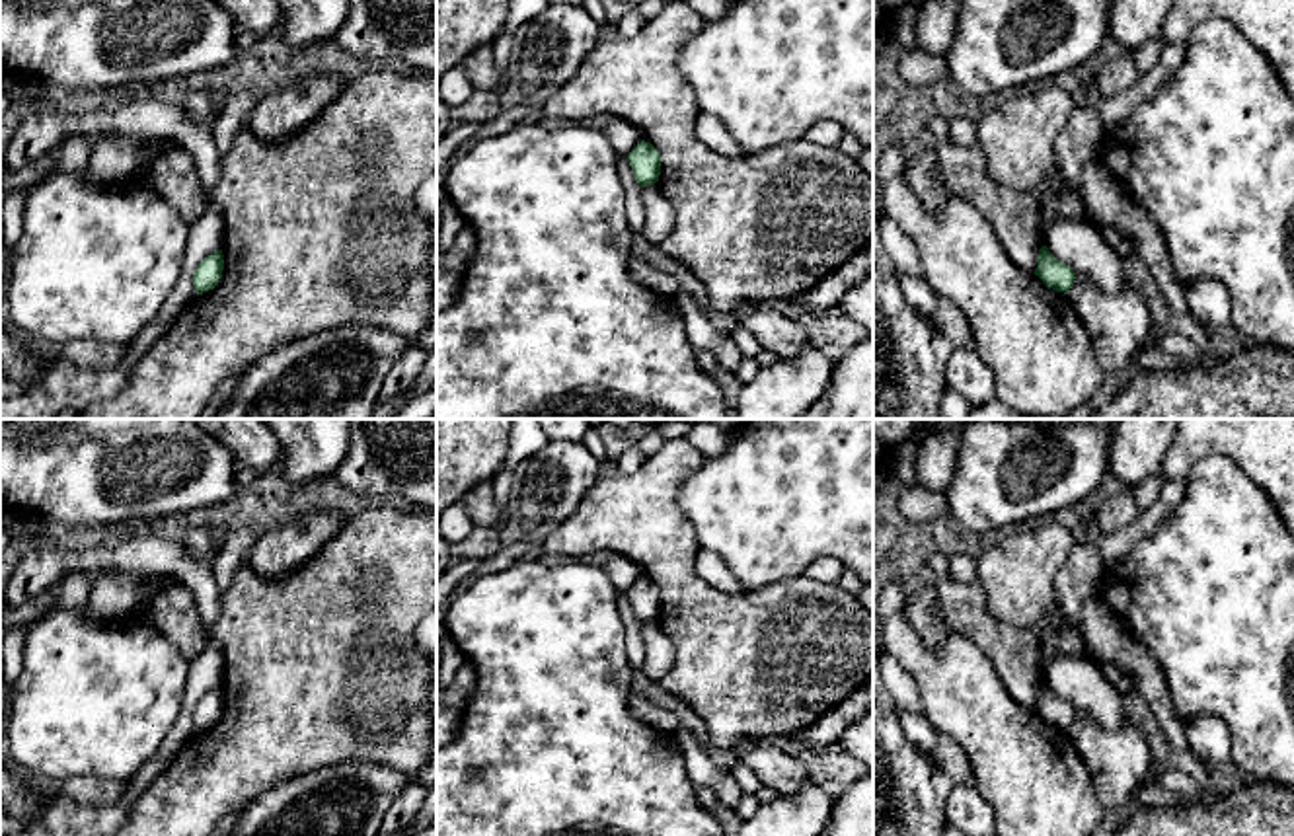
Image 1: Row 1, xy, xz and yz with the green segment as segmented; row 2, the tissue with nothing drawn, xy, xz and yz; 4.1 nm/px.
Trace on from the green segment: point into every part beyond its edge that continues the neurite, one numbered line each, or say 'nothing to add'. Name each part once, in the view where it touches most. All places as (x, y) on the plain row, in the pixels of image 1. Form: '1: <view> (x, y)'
nothing to add

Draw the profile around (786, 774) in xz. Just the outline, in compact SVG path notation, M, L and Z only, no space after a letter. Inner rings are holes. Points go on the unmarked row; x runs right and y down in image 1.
M742 739L737 744L741 762L744 762L778 795L795 795L811 779L807 766L793 754L768 746L762 739Z

